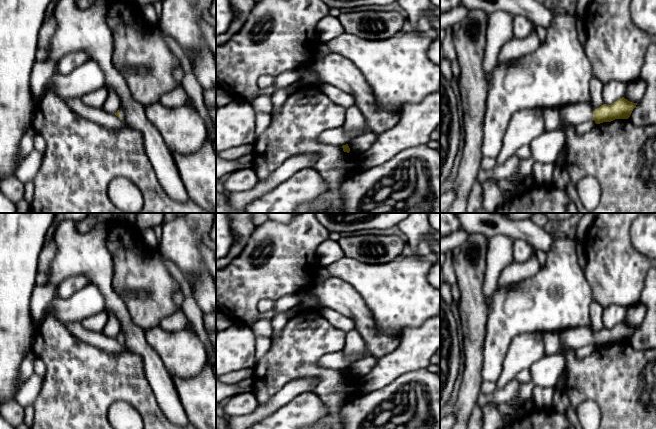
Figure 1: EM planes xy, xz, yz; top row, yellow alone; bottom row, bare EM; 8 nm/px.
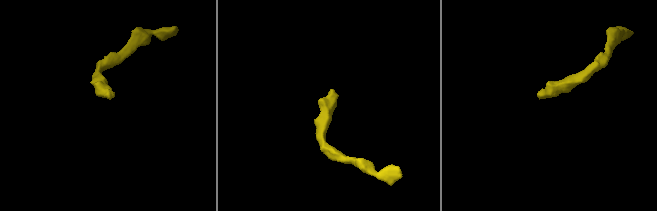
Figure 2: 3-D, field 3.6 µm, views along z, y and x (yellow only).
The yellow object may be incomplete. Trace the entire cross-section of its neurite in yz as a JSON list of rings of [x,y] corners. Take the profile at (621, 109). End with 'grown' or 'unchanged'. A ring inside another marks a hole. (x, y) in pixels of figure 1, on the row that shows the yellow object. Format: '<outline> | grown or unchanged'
[[[622,97],[611,105],[603,104],[595,110],[590,103],[586,102],[573,103],[562,107],[560,109],[559,126],[553,131],[541,134],[529,144],[531,156],[528,159],[520,159],[513,178],[498,180],[497,184],[501,193],[516,191],[521,181],[532,172],[534,163],[555,164],[565,146],[564,128],[566,126],[577,126],[592,119],[596,124],[611,122],[615,119],[628,119],[636,105],[637,103],[632,103]]] | grown

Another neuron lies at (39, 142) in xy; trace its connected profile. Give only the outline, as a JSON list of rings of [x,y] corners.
[[[38,133],[34,136],[34,149],[41,153],[43,153],[46,149],[45,139]]]

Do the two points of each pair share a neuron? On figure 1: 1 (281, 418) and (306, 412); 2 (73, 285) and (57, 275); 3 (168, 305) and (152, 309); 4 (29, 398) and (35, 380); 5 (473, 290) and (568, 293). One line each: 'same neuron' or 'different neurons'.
1: same neuron
2: different neurons
3: same neuron
4: same neuron
5: different neurons

